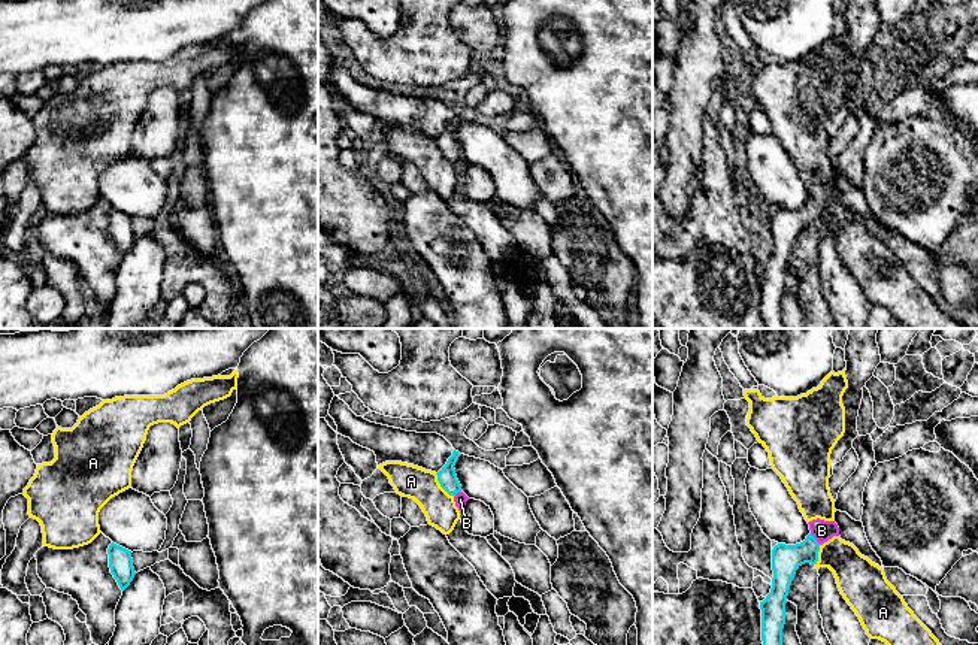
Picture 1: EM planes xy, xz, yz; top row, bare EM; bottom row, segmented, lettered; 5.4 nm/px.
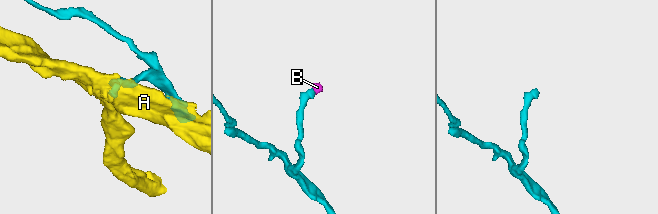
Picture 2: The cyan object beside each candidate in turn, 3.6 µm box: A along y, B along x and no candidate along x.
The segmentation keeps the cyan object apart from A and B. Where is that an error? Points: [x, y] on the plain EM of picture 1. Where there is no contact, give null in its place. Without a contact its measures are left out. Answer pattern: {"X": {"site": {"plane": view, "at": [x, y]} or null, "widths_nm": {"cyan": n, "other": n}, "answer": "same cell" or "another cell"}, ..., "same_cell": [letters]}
{"A": {"site": {"plane": "xz", "at": [441, 151]}, "widths_nm": {"cyan": 100, "other": 180}, "answer": "another cell"}, "B": {"site": {"plane": "yz", "at": [815, 205]}, "widths_nm": {"cyan": 160, "other": 110}, "answer": "same cell"}, "same_cell": ["B"]}

